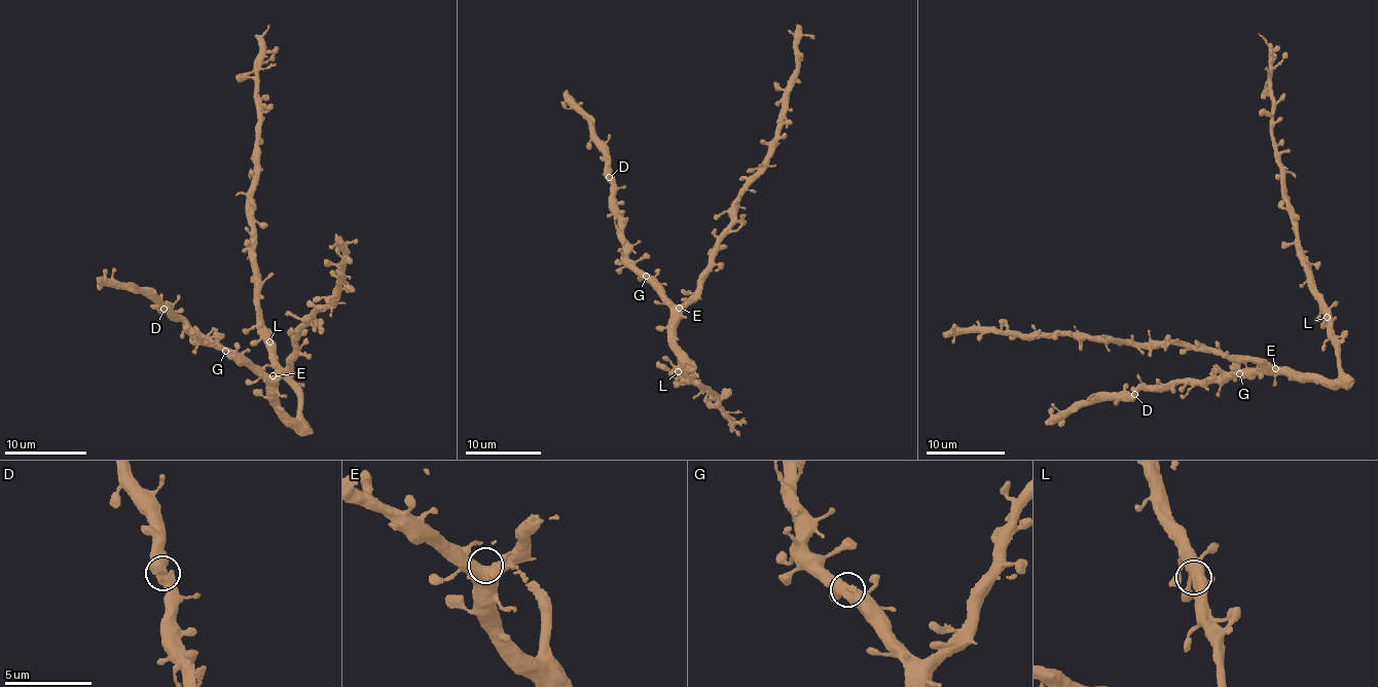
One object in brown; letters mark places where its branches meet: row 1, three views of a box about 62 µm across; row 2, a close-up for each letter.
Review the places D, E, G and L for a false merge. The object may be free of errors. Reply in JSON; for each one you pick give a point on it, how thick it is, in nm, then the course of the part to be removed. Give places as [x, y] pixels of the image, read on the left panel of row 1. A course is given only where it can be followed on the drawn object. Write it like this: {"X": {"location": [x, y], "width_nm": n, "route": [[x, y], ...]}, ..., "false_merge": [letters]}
{"false_merge": []}

